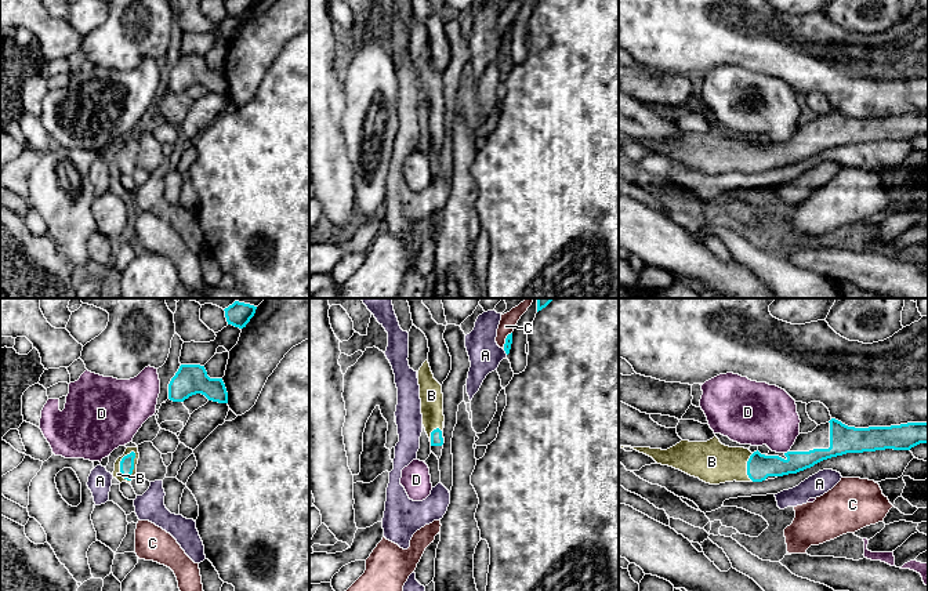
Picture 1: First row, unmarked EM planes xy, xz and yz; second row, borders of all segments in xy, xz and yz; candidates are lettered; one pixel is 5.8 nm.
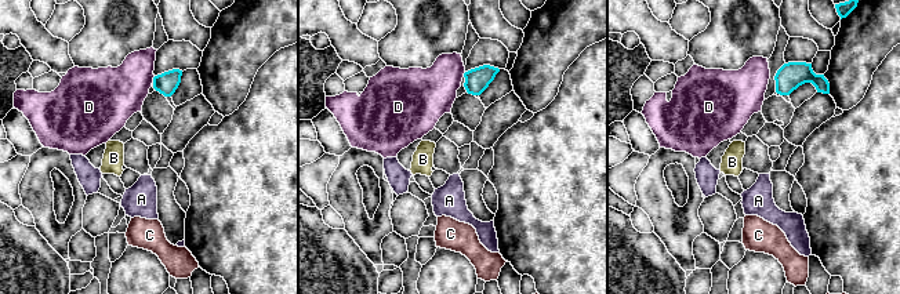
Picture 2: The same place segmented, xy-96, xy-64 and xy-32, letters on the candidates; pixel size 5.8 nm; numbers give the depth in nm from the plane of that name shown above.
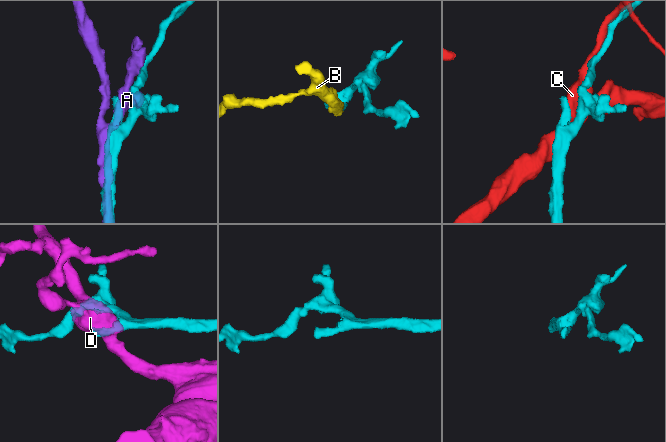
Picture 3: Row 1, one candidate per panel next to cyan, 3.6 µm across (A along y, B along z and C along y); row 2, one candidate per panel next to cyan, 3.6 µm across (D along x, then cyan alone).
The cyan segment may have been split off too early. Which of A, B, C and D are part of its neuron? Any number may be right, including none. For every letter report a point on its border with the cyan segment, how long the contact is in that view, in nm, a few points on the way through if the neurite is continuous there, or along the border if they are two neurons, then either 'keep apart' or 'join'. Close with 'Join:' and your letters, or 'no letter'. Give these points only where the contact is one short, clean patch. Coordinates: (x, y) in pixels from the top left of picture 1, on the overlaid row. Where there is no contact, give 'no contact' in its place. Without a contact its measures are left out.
A: xz (506, 352) | 40 nm | keep apart
B: xy (133, 466) | 190 nm | across xy (127, 461), (133, 466), (129, 479), (116, 474) | join
C: xz (506, 340) | 120 nm | keep apart
D: yz (787, 452) | 30 nm | along yz (787, 450), (785, 453) | keep apart
Join: B

